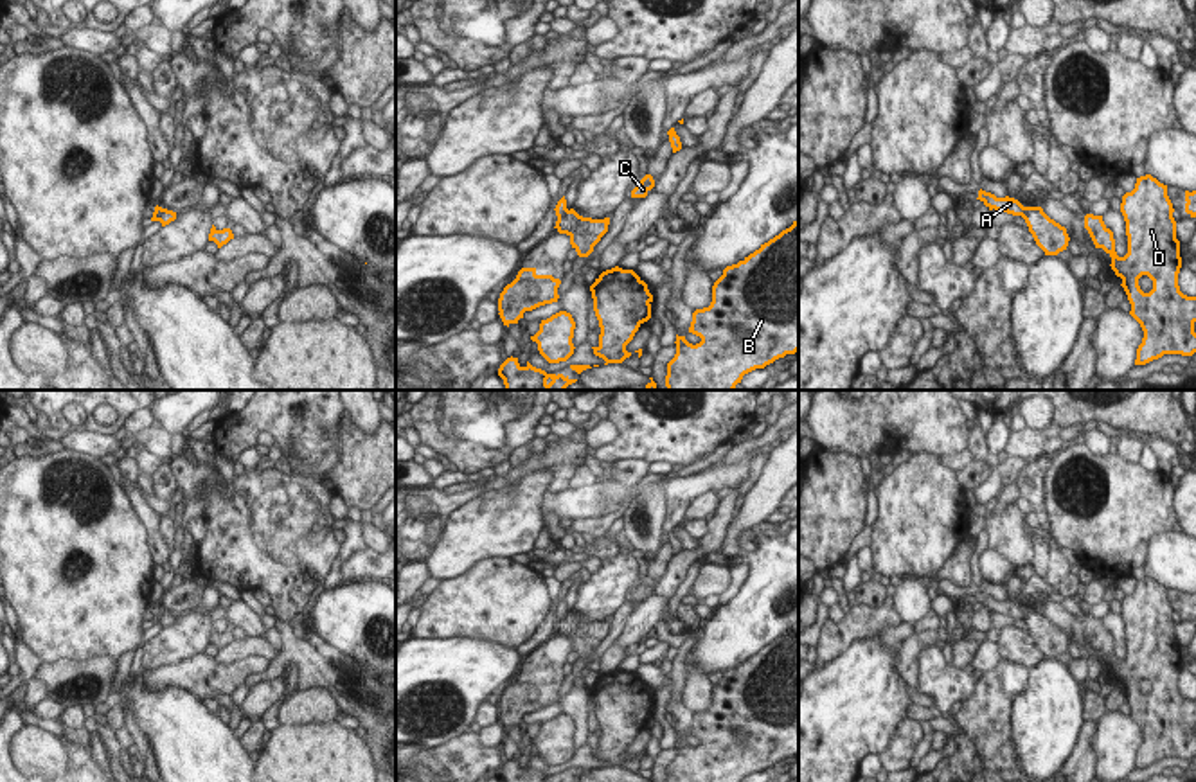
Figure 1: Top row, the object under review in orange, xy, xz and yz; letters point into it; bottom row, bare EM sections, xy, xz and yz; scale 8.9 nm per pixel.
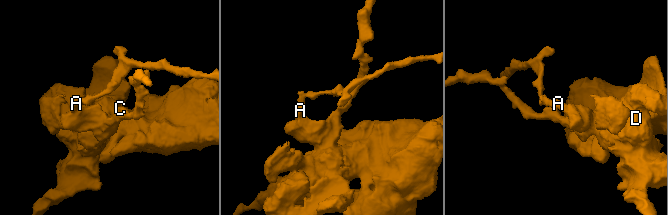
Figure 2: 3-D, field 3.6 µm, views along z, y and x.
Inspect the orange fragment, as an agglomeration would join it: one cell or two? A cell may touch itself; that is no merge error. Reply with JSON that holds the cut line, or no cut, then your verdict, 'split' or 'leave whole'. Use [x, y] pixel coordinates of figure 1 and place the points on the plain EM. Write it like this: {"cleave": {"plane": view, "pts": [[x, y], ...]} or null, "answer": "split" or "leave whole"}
{"cleave": {"plane": "yz", "pts": [[1026, 610], [1022, 619]]}, "answer": "split"}

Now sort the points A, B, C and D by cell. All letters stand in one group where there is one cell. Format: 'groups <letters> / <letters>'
groups A / B C D

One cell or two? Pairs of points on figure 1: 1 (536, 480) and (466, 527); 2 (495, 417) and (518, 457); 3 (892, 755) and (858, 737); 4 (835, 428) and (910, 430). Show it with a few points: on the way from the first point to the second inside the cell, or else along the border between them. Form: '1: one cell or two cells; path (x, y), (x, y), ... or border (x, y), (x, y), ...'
1: one cell; path (524, 500), (497, 527), (486, 527)
2: two cells; border (533, 437), (517, 446), (508, 459)
3: two cells; border (905, 718), (878, 755)
4: one cell; path (853, 426), (892, 426)

